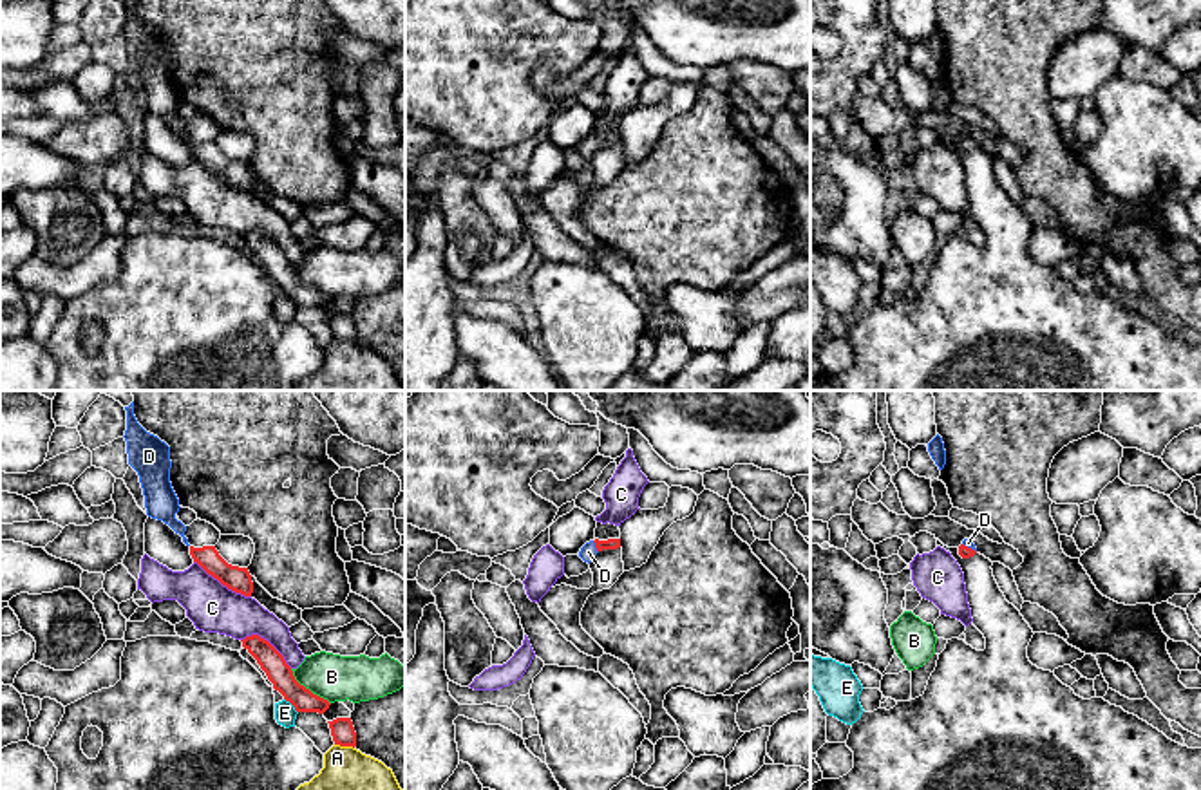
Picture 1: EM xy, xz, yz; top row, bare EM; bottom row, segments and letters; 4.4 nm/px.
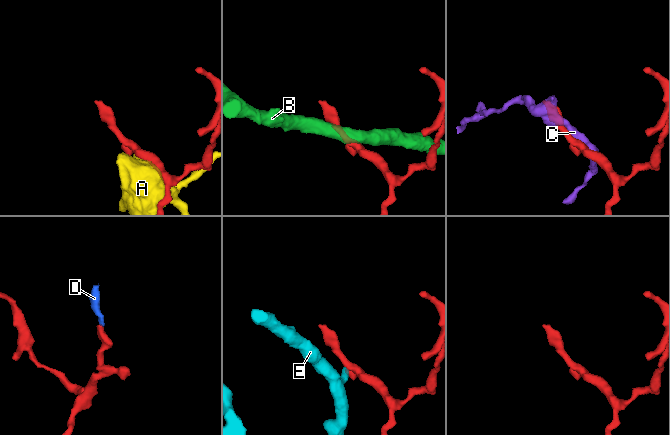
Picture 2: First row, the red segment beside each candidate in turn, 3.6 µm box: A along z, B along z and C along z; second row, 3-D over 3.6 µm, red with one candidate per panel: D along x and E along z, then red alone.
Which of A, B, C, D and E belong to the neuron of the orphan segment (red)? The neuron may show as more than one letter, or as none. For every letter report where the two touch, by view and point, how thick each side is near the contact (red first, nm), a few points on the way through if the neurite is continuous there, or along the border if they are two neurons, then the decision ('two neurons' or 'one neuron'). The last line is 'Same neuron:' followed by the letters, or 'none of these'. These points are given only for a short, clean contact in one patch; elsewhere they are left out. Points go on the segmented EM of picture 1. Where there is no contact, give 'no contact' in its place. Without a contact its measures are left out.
A: meets red in xy at (344, 745); 110 nm thick on the red side, 190 nm on the other; two neurons
B: meets red in xy at (308, 689); 110 nm thick on the red side, 200 nm on the other; border along xy (290, 669), (301, 684), (330, 704); two neurons
C: meets red in xy at (223, 584); 110 nm thick on the red side, 220 nm on the other; two neurons
D: meets red in xz at (595, 546); 50 nm thick on the red side, 70 nm on the other; runs through xz (612, 543), (595, 546), (588, 552); one neuron
E: meets red in xy at (292, 704); 110 nm thick on the red side, 100 nm on the other; border along xy (284, 698), (297, 713); two neurons
Same neuron: D

